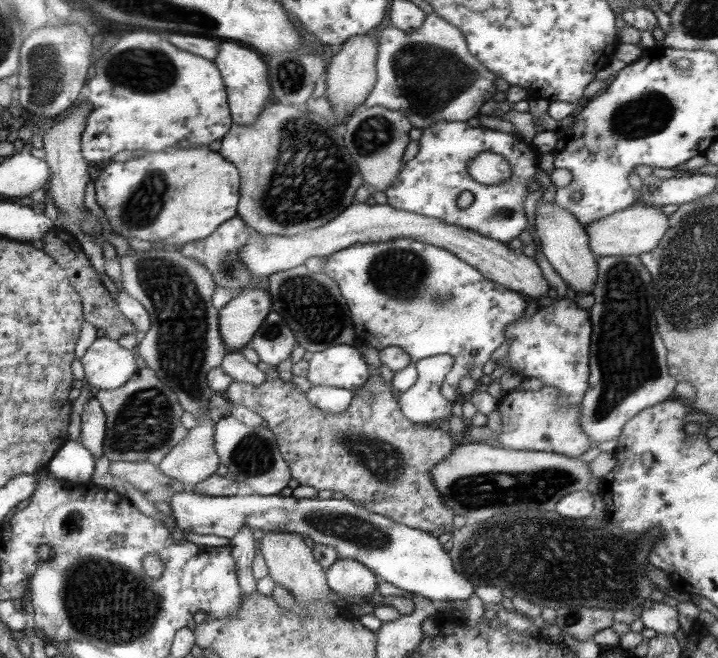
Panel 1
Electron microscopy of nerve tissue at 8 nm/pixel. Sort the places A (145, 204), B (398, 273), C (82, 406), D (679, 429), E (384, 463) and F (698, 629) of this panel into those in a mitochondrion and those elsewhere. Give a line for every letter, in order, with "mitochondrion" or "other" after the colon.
A: mitochondrion
B: mitochondrion
C: other
D: other
E: mitochondrion
F: other

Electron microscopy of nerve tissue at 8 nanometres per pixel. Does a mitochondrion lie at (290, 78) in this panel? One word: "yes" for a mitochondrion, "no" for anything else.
yes

